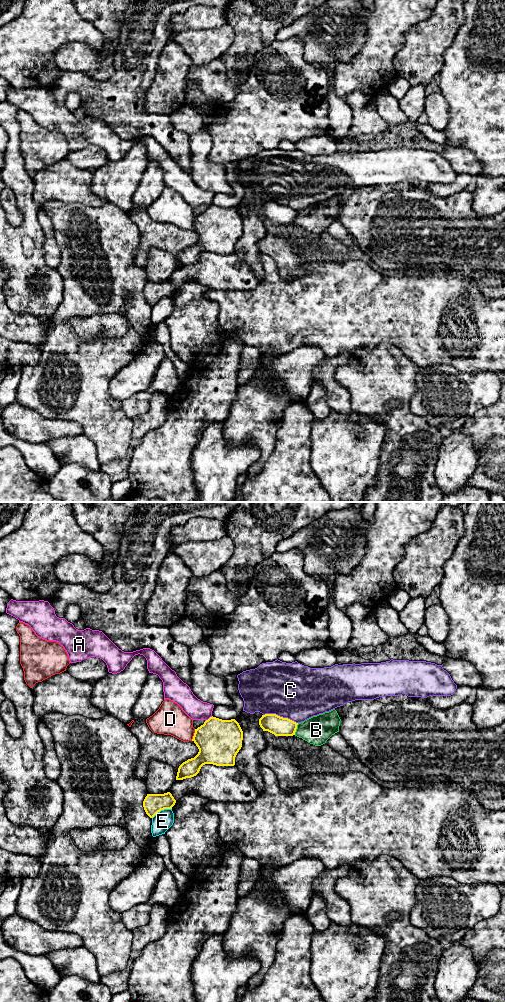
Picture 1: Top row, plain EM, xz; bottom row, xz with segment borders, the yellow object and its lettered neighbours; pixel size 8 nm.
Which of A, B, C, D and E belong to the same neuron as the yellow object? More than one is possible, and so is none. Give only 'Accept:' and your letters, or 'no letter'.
Accept: no letter

